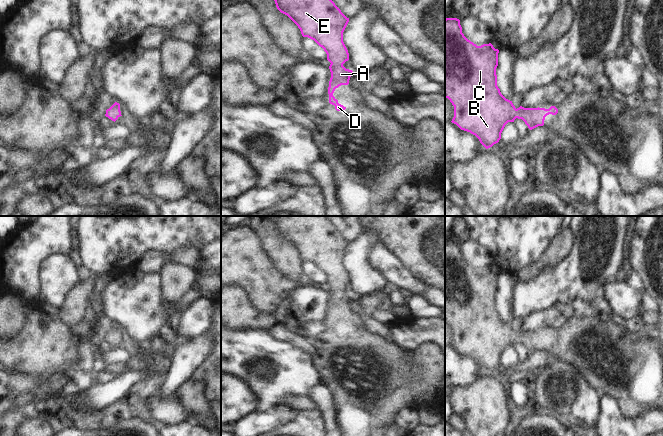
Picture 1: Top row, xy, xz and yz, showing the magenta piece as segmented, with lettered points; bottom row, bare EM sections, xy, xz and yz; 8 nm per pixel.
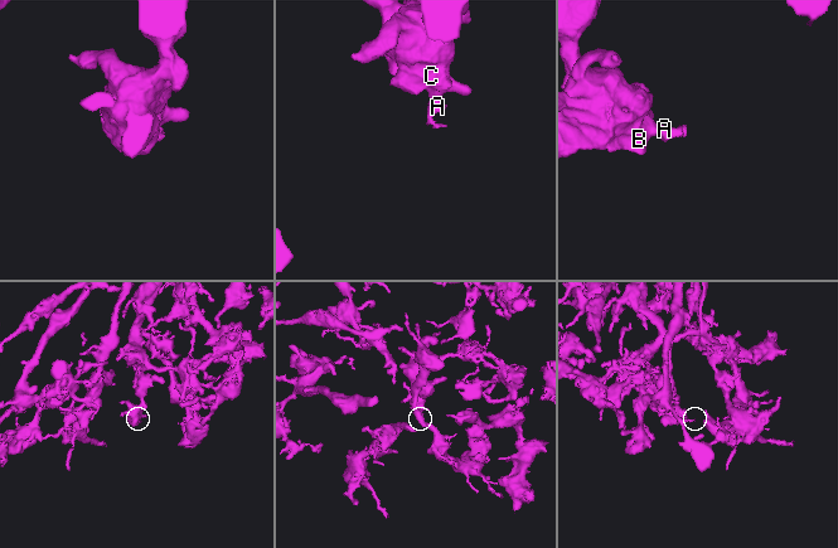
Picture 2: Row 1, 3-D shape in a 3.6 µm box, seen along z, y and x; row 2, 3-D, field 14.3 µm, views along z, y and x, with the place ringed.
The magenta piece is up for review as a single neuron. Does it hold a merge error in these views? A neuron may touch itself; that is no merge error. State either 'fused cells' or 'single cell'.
single cell

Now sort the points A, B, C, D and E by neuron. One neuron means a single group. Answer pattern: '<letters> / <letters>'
A B C D E

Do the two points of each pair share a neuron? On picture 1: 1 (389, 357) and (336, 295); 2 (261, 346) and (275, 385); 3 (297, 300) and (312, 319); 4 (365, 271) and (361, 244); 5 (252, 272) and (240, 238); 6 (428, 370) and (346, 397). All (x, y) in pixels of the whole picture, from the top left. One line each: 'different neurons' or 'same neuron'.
1: same neuron
2: same neuron
3: same neuron
4: same neuron
5: same neuron
6: same neuron

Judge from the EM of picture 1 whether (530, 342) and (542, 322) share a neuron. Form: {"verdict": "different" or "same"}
{"verdict": "different"}

